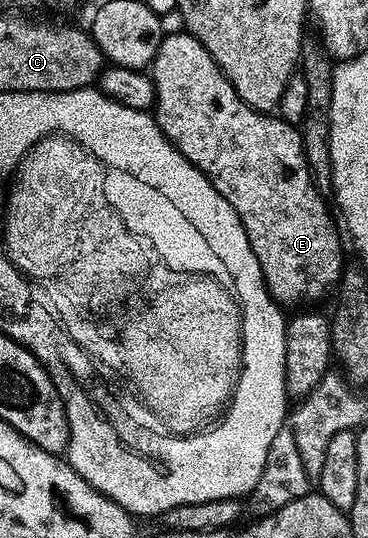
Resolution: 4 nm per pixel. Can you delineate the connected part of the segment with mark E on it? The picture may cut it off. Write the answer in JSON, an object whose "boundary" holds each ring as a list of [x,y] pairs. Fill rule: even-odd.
{"boundary":[[[187,31],[179,32],[169,32],[164,36],[162,43],[158,47],[158,55],[150,66],[150,76],[152,82],[156,84],[154,116],[160,125],[160,129],[172,140],[172,144],[176,146],[176,150],[182,156],[190,159],[190,163],[194,163],[194,167],[198,167],[208,176],[210,183],[218,191],[218,195],[222,195],[222,199],[226,199],[226,203],[230,203],[230,207],[234,207],[234,211],[250,239],[250,247],[254,247],[254,255],[258,259],[258,267],[262,267],[264,282],[268,285],[268,291],[276,302],[300,301],[303,297],[312,297],[315,293],[320,293],[323,289],[330,288],[331,285],[333,288],[339,282],[340,274],[346,264],[344,253],[340,250],[341,230],[338,225],[338,230],[336,230],[336,225],[332,222],[332,217],[328,214],[328,207],[324,203],[325,198],[314,187],[312,172],[308,169],[308,164],[304,158],[304,144],[300,138],[300,129],[295,125],[286,123],[279,115],[258,113],[240,100],[239,95],[234,91],[234,87],[228,81],[228,76],[220,70],[218,63],[214,63],[210,51],[206,51],[206,47],[202,47],[200,40],[197,37],[193,37],[191,33]]]}

